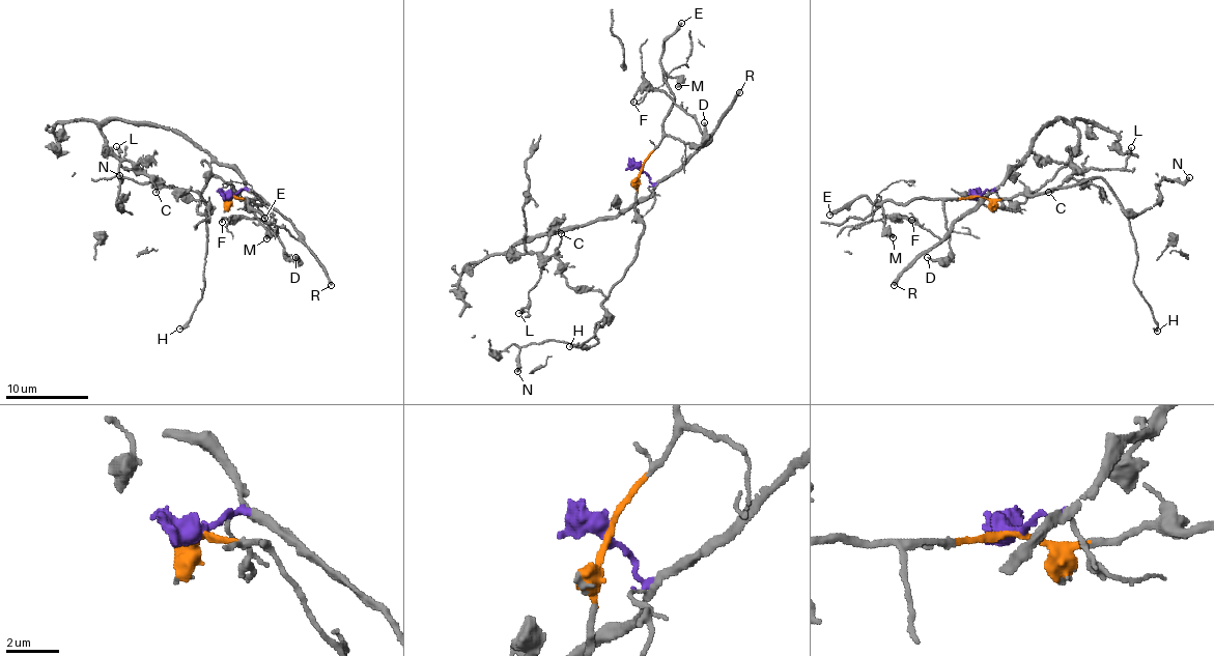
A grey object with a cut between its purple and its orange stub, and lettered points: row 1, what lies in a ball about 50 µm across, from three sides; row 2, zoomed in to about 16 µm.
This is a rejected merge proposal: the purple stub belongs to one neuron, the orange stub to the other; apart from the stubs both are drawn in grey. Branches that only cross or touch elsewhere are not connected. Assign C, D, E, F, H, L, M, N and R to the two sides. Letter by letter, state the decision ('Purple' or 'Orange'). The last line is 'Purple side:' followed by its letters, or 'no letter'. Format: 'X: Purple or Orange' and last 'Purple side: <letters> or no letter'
C: Purple
D: Orange
E: Orange
F: Purple
H: Orange
L: Purple
M: Orange
N: Orange
R: Purple
Purple side: C, F, L, R

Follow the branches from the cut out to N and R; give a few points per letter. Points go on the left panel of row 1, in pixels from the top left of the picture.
N: (231, 196), (237, 193), (232, 186), (220, 177), (207, 179), (201, 214), (200, 203), (171, 187), (119, 175)
R: (231, 196), (238, 190), (259, 194), (292, 226), (327, 273), (331, 285)

